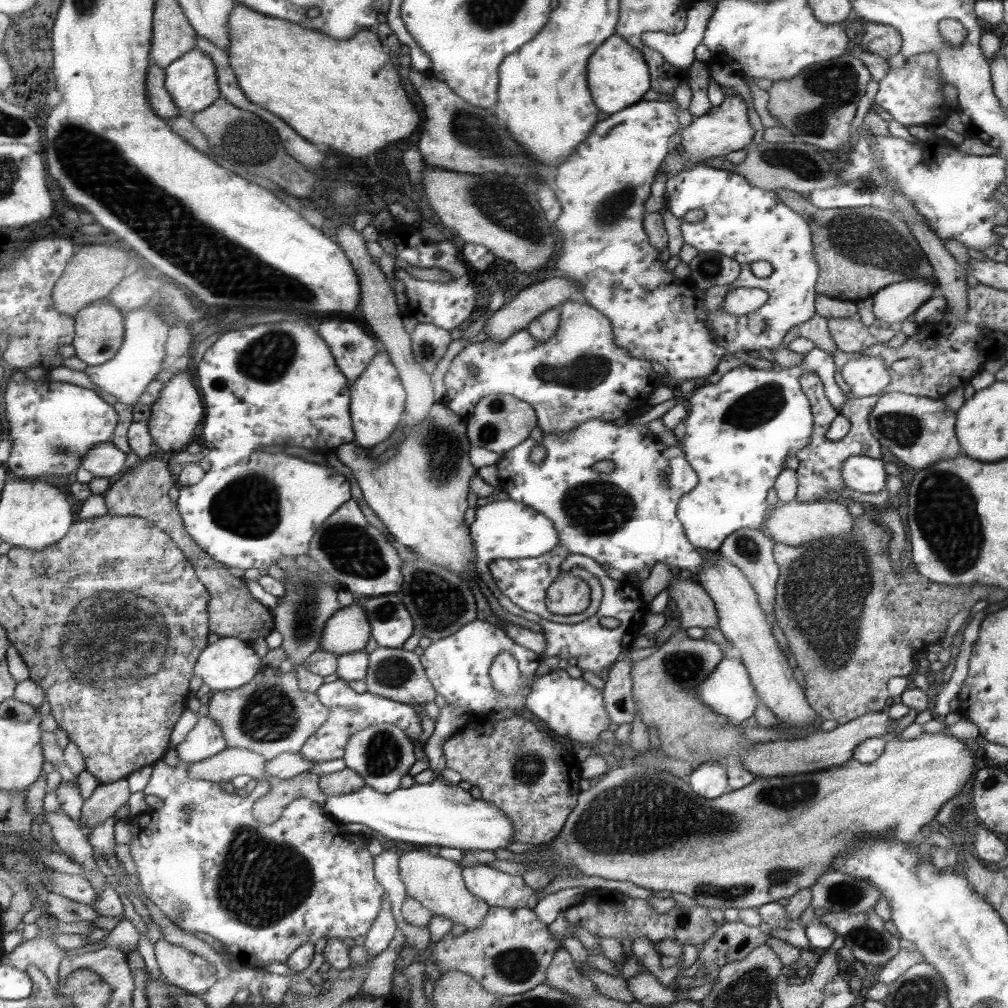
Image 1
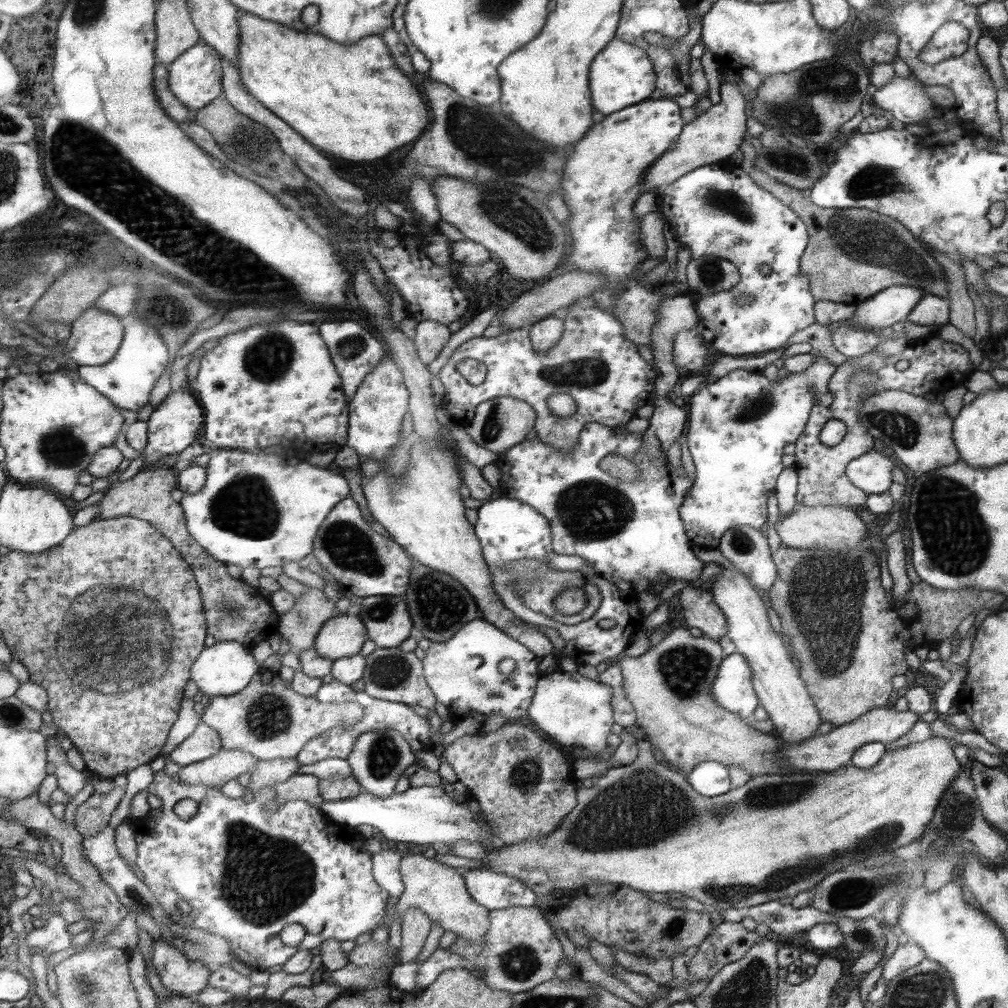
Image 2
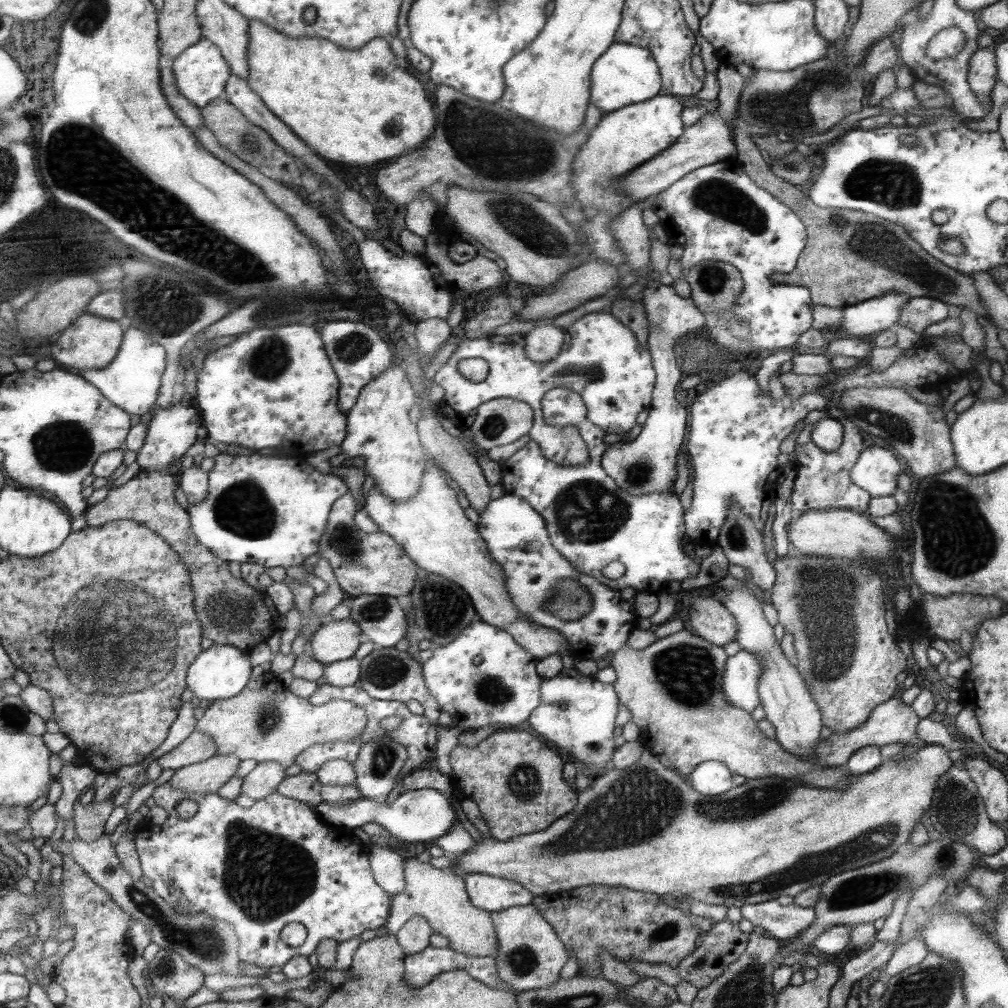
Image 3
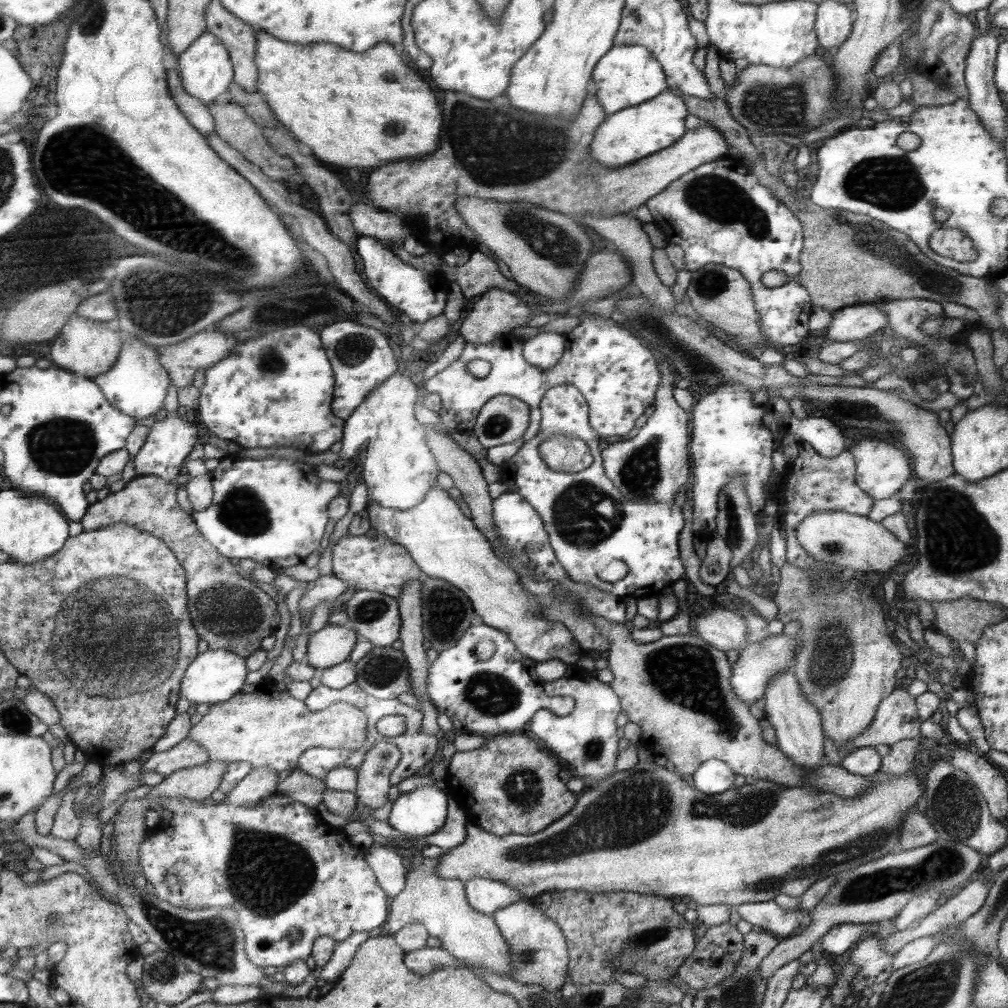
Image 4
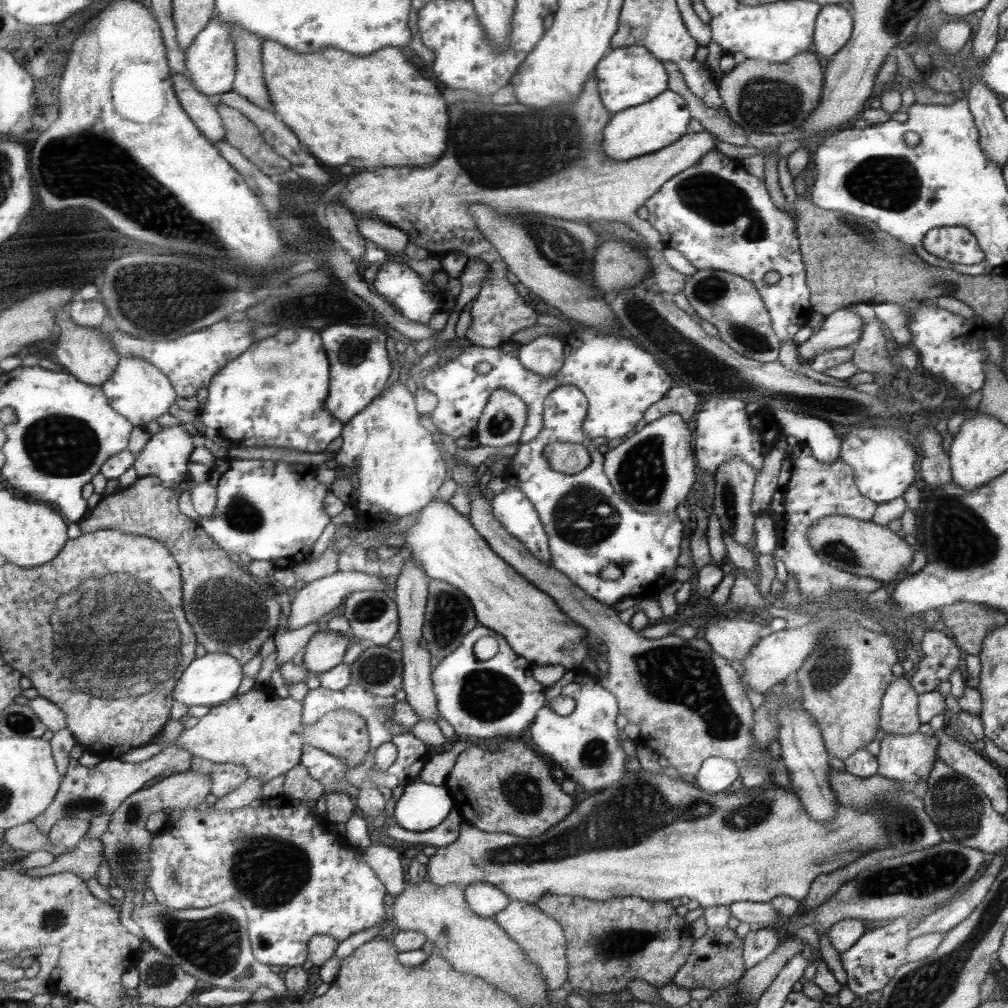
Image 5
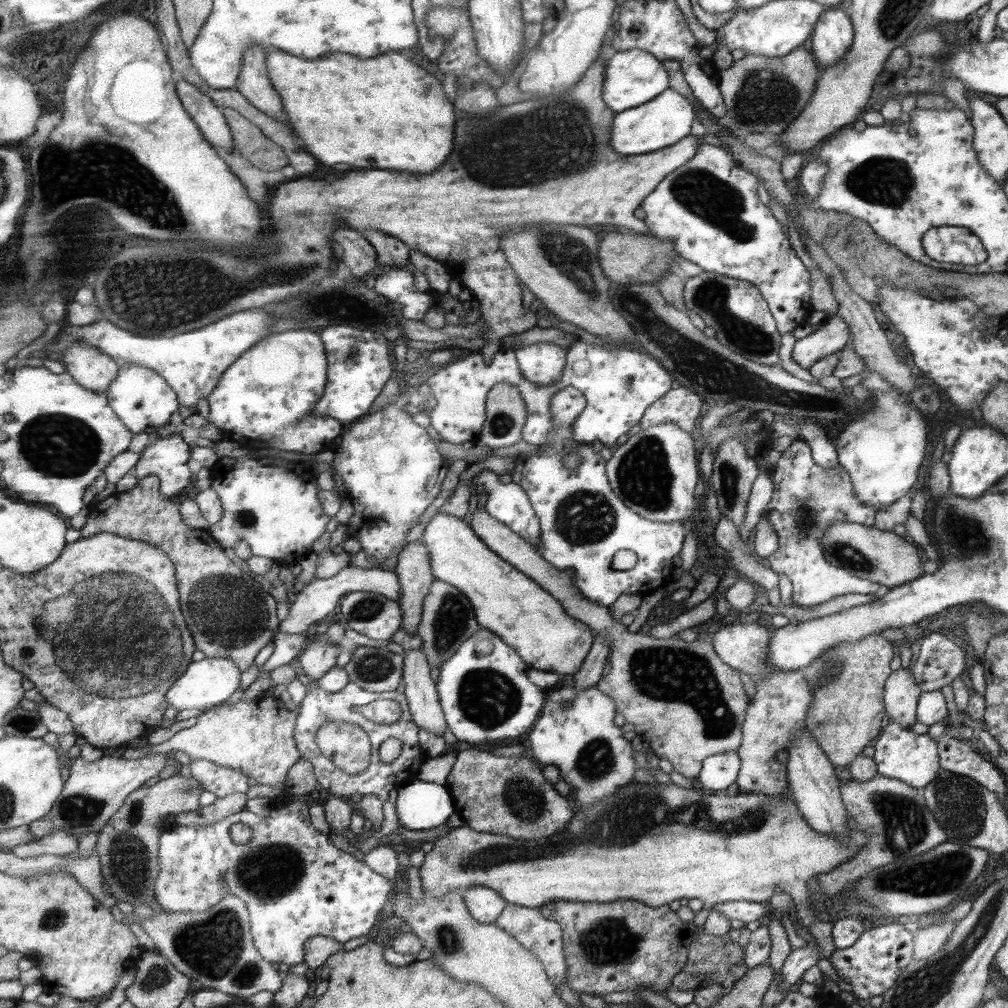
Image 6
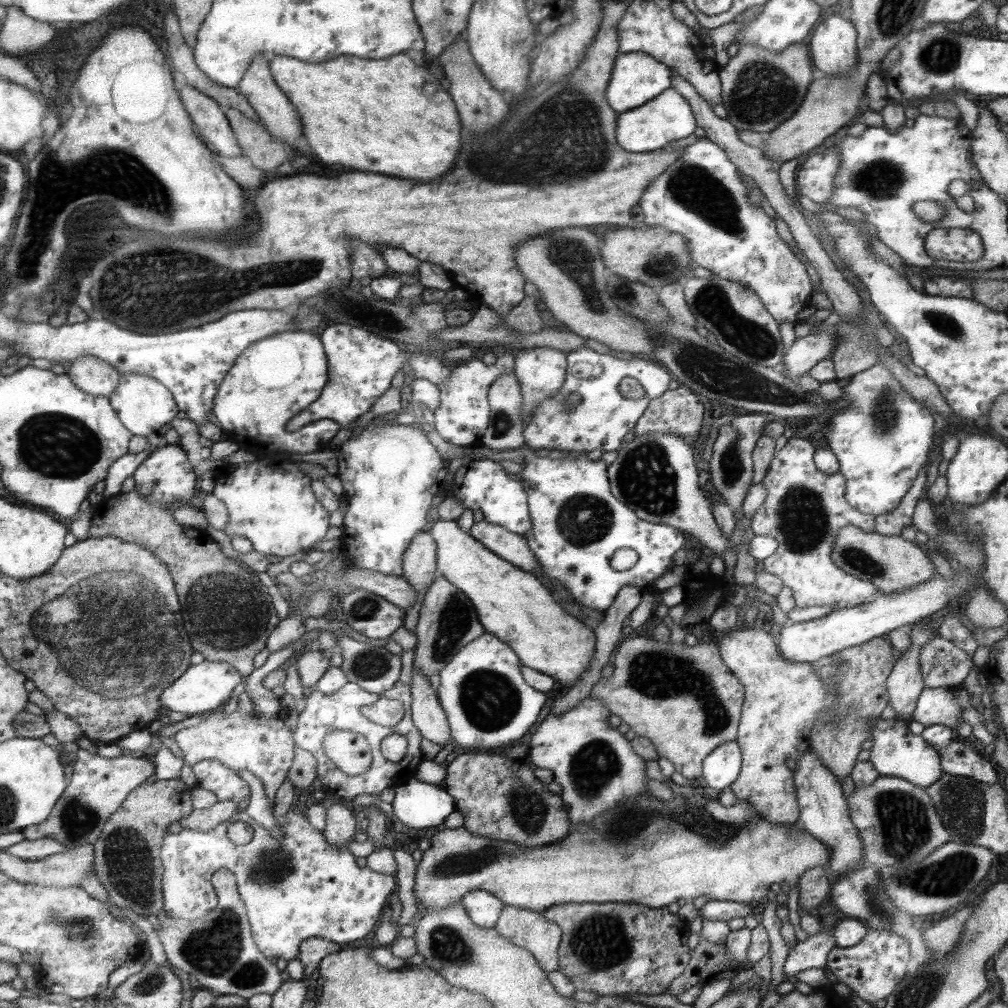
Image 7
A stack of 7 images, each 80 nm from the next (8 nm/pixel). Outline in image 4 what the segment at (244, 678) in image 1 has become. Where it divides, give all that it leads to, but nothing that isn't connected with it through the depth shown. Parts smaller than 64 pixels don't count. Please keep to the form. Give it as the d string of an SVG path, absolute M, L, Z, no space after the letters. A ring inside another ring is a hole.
M209 649L200 654L189 666L181 685L182 695L193 704L215 705L231 700L243 686L243 680L247 674L245 659L233 654L231 650Z

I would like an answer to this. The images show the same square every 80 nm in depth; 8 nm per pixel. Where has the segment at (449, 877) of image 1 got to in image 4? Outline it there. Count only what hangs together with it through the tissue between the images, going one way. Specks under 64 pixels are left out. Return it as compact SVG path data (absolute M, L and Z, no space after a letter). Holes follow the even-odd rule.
M422 865L408 870L405 878L403 891L390 900L385 930L395 933L412 922L420 922L427 935L437 938L439 947L456 958L460 964L478 966L485 972L499 976L510 976L512 960L509 946L491 916L483 915L469 907L464 884L455 879L439 879L434 870L426 869Z

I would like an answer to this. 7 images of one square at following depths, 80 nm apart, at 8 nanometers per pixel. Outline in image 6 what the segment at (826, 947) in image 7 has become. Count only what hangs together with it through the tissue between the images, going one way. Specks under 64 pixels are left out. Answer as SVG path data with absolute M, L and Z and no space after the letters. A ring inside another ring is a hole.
M807 943L803 948L797 948L797 950L789 953L781 967L783 980L778 989L787 992L791 984L799 983L801 974L810 966L815 966L820 957L823 956L820 953L820 948L815 946L815 943Z

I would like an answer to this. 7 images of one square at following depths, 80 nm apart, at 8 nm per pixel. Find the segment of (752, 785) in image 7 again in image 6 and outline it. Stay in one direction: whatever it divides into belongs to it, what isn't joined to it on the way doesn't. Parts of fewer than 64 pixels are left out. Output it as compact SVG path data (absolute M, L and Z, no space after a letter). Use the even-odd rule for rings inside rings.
M745 619L738 625L722 625L719 627L718 631L715 631L712 636L712 645L714 646L714 650L716 654L723 660L725 664L728 664L729 667L732 667L735 671L741 671L743 674L747 674L747 676L751 676L753 682L755 682L755 692L753 692L753 696L751 696L751 700L748 702L747 710L744 714L744 724L741 725L741 734L743 735L740 740L740 745L736 748L736 753L740 758L740 769L738 770L738 775L736 781L734 782L737 785L738 794L749 794L750 792L754 792L755 794L763 794L764 796L768 796L768 798L776 798L776 796L780 796L780 798L788 798L791 797L791 790L789 788L788 775L786 766L779 763L775 759L775 753L779 752L779 750L788 750L788 746L790 746L790 742L792 742L792 734L794 734L794 730L798 730L800 726L804 726L806 724L806 713L808 712L810 702L812 702L812 688L808 680L804 677L804 674L801 673L800 670L795 672L779 672L779 670L775 670L773 666L767 666L768 660L768 642L770 642L771 634L767 633L767 629L763 626L758 625L751 619Z

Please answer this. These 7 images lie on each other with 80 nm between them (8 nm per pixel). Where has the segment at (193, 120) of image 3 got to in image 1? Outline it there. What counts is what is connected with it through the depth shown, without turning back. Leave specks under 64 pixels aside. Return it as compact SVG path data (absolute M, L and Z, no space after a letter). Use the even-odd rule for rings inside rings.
M152 64L149 67L147 90L149 100L159 116L163 119L177 118L182 114L180 106L174 101L166 87L166 69Z

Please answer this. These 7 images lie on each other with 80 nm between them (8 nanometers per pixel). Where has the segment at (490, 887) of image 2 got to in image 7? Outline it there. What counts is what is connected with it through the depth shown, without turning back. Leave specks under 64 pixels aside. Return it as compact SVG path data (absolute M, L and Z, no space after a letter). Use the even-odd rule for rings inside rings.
M473 890L461 898L460 904L464 907L471 921L477 927L493 929L497 917L500 917L504 904L495 895L483 890Z

